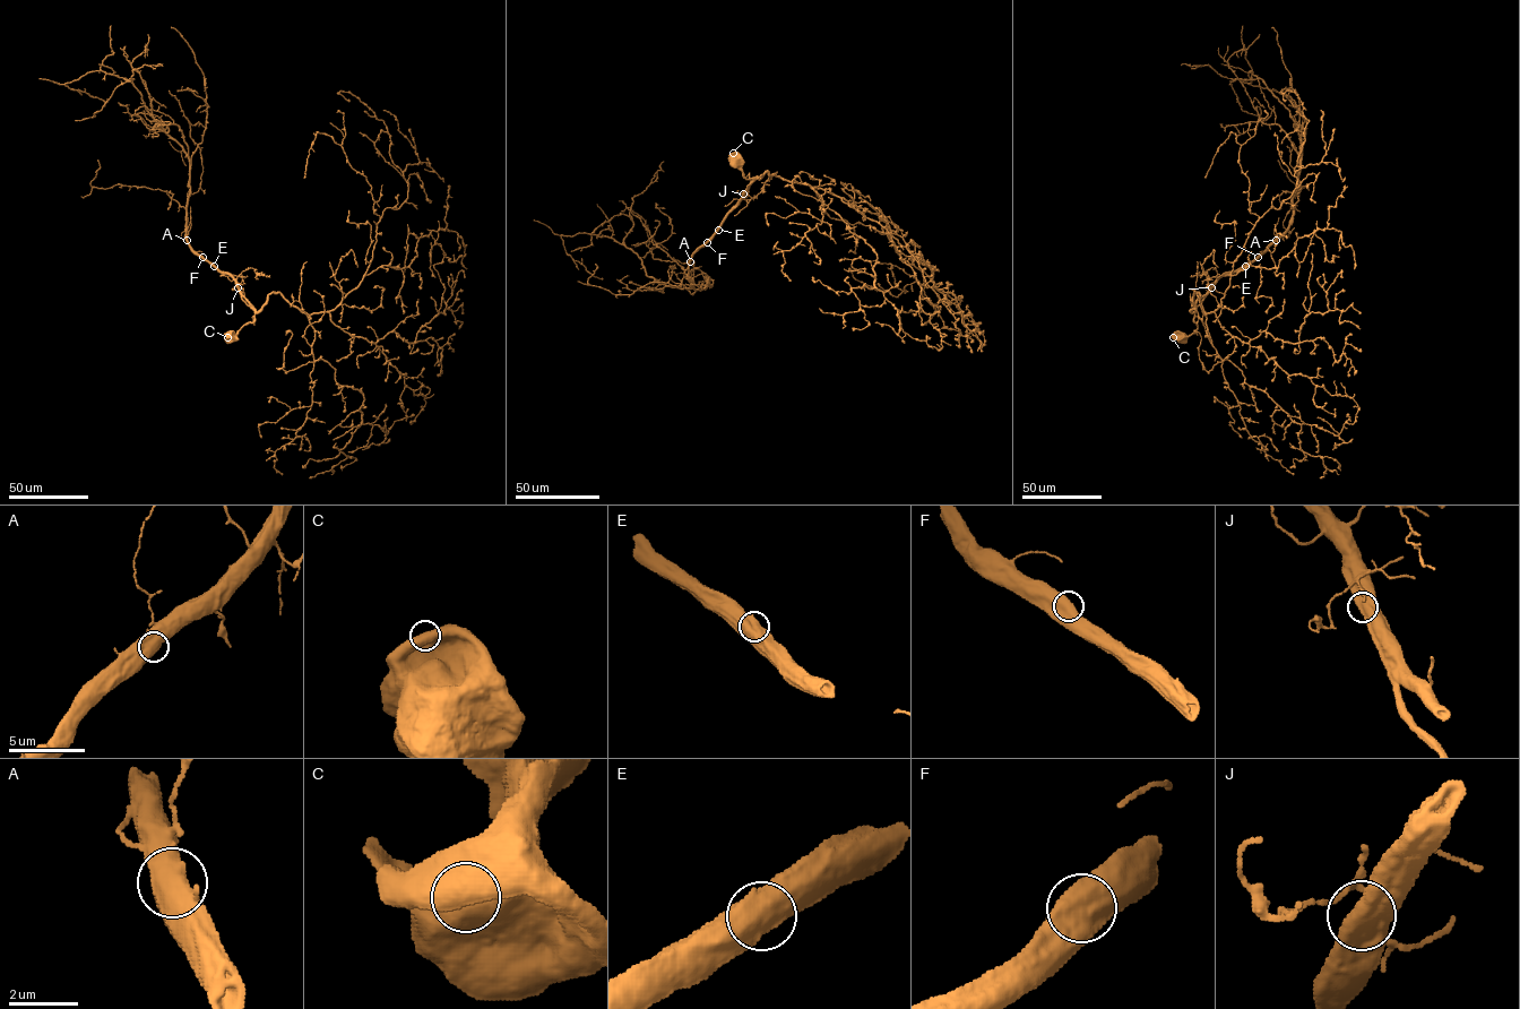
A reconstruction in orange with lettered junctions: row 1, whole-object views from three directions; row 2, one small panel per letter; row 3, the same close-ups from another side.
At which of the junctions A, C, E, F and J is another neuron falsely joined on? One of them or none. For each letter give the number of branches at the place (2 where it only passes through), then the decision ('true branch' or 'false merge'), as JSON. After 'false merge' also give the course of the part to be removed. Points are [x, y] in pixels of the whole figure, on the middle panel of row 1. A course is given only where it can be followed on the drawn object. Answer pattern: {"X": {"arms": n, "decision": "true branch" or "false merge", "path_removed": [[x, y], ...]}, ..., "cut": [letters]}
{"A": {"arms": 1, "decision": "true branch"}, "C": {"arms": 1, "decision": "true branch"}, "E": {"arms": 1, "decision": "true branch"}, "F": {"arms": 1, "decision": "true branch"}, "J": {"arms": 1, "decision": "true branch"}, "cut": []}

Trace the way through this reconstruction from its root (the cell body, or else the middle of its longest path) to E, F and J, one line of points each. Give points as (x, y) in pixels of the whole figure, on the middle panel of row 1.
E: (735, 162), (746, 178), (761, 177), (748, 187), (718, 230)
F: (735, 162), (746, 178), (761, 177), (748, 187), (743, 197), (707, 242)
J: (735, 162), (746, 178), (761, 175), (743, 195)

